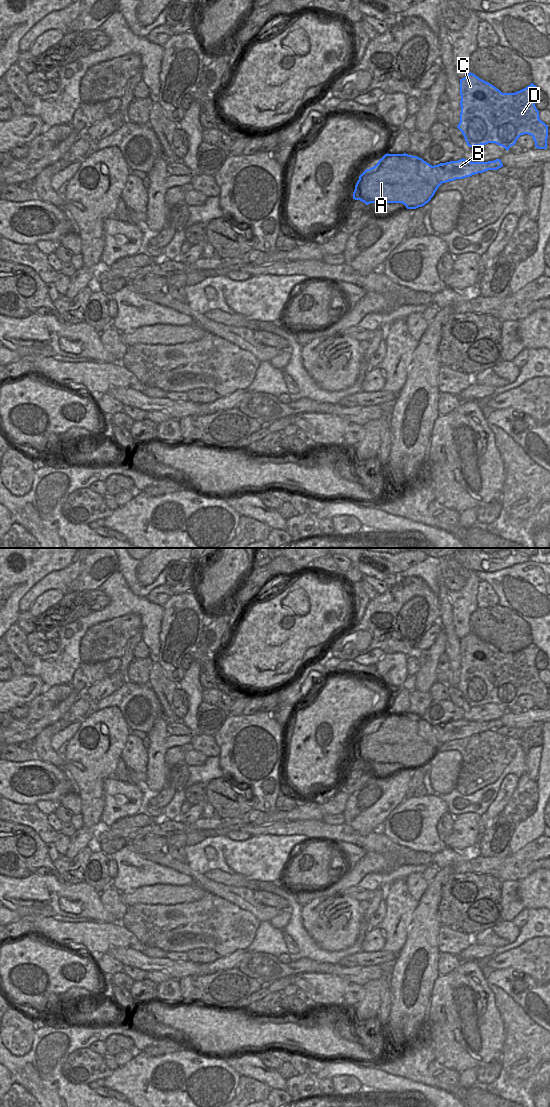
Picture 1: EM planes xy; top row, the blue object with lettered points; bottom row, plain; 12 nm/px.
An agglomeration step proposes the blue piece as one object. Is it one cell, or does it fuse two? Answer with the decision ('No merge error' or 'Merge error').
Merge error

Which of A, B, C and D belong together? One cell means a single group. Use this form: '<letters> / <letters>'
A / B C D

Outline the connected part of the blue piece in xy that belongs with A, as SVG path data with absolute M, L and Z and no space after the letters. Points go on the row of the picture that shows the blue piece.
M385 154L378 163L366 169L355 185L353 199L370 203L402 203L407 209L424 206L436 190L420 175L420 158L404 154Z

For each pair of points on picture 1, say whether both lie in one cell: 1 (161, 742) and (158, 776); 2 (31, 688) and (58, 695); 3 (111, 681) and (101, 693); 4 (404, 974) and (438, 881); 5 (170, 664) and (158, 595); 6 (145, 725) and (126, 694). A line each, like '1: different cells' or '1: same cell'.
1: same cell
2: different cells
3: same cell
4: same cell
5: different cells
6: same cell

